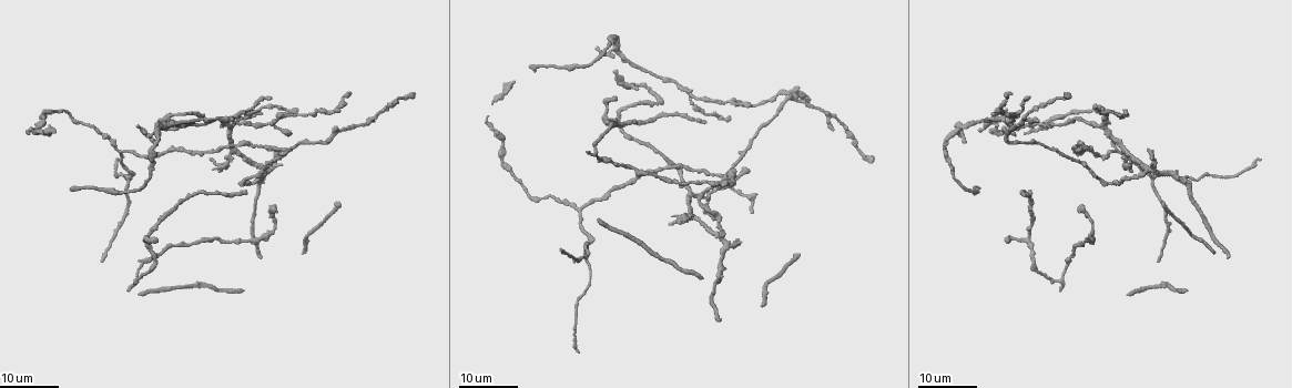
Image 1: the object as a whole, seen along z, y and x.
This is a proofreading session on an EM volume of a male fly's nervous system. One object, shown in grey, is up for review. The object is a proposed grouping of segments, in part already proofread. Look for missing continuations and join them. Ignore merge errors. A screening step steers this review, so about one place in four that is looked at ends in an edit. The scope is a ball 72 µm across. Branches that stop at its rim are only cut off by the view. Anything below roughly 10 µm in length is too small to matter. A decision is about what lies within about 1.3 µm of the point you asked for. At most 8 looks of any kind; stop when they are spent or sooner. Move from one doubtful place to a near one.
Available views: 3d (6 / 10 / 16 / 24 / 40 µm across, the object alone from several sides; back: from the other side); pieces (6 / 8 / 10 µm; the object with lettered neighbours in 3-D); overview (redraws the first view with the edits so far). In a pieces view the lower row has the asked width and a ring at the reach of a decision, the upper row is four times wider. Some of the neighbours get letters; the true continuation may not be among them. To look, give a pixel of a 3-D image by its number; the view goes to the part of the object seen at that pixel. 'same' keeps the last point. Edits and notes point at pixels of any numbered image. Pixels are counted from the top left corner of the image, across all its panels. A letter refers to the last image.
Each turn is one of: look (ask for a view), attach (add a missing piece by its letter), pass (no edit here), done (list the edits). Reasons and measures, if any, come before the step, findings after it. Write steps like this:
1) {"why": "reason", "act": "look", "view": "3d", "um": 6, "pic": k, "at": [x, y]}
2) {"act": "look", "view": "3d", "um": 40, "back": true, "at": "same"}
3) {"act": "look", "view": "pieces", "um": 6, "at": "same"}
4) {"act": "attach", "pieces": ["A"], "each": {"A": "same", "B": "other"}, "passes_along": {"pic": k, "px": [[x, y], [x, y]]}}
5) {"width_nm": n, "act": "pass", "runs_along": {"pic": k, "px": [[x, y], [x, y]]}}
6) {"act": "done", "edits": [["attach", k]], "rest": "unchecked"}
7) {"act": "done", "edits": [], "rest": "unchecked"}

{"why": "end of a long branch", "act": "look", "view": "3d", "um": 16, "pic": 1, "at": [795, 253]}

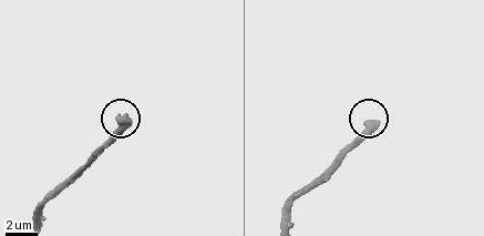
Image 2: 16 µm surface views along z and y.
{"act": "look", "view": "pieces", "um": 10, "pic": 2, "at": [374, 124]}

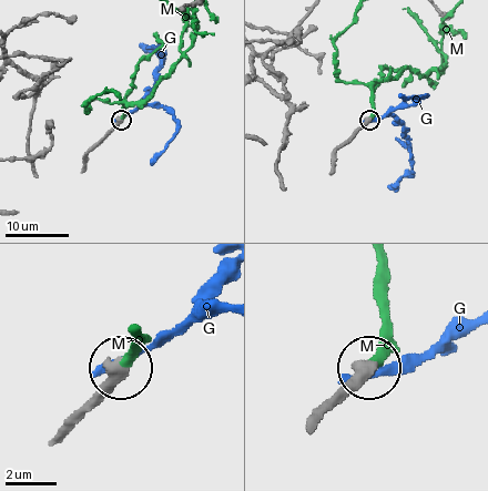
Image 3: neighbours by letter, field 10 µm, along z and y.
{"width_nm": 500, "act": "attach", "pieces": ["M"], "each": {"G": "other", "M": "same"}, "passes_along": {"pic": 3, "px": [[375, 360], [382, 267]]}, "found": "the neuron continues"}

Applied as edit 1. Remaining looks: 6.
{"act": "look", "view": "overview"}

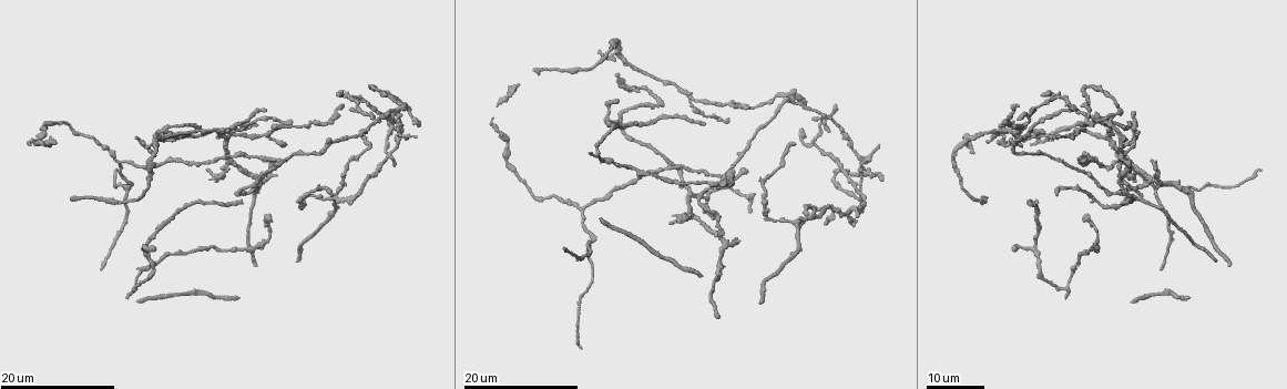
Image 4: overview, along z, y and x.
{"act": "look", "view": "3d", "um": 16, "pic": 4, "at": [1124, 126]}

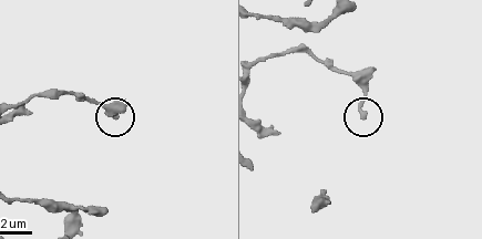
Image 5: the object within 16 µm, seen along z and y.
{"act": "look", "view": "pieces", "um": 6, "pic": 5, "at": [363, 114]}

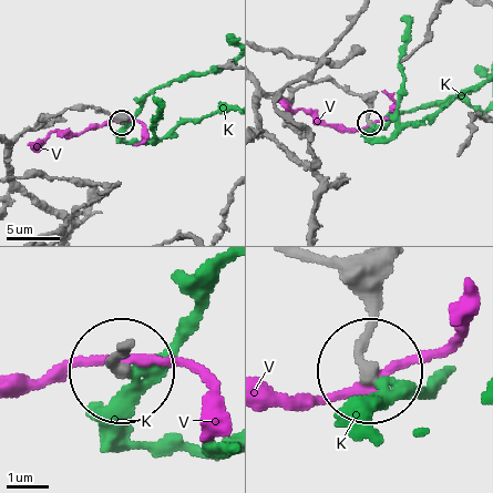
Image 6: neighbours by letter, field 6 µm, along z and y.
{"width_nm": 270, "act": "pass", "each": {"K": "other", "V": "other"}, "found": "no lettered piece goes on from it"}

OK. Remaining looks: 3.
{"why": "an open end", "act": "look", "view": "3d", "um": 16, "pic": 1, "at": [669, 222]}

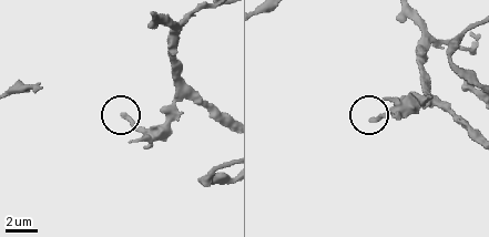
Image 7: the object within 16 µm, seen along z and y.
{"why": "what lies round it", "act": "look", "view": "pieces", "um": 8, "pic": 7, "at": [122, 113]}

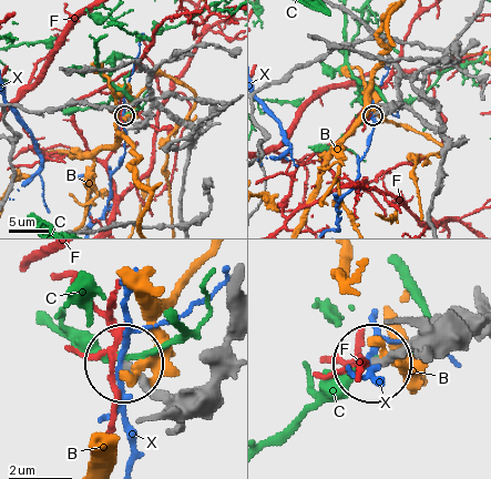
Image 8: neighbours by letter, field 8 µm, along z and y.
{"act": "pass", "each": {"B": "other", "C": "other", "F": "other", "X": "other"}, "runs_along": {"pic": 8, "px": [[225, 360], [177, 393], [153, 389], [124, 364]]}, "found": "no lettered piece goes on from it"}

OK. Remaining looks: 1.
{"act": "done", "edits": [["attach", 3]], "rest": "unchecked"}

